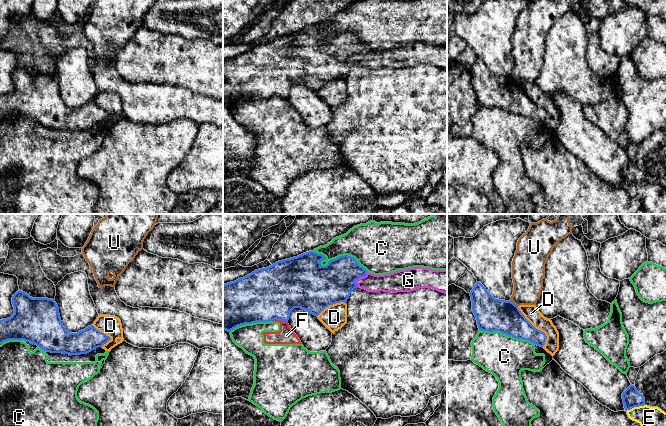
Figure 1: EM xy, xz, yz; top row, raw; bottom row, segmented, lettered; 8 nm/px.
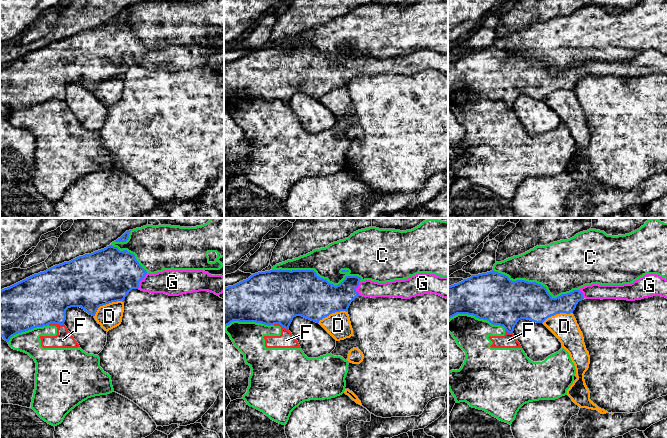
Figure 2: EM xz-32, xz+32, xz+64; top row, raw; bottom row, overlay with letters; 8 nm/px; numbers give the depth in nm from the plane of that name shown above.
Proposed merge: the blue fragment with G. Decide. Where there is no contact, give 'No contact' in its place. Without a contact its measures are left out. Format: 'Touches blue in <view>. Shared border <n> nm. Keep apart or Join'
Touches blue in xz. Shared border 150 nm. Join

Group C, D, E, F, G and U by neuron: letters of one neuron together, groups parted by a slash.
C F / D / E / G / U

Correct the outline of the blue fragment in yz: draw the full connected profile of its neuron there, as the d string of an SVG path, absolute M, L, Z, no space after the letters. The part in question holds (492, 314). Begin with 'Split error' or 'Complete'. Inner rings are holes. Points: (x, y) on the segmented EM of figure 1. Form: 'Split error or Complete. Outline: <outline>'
Complete. Outline: M480 282L475 284L470 296L479 330L499 331L540 347L545 345L546 334L536 329L513 302L495 299Z

